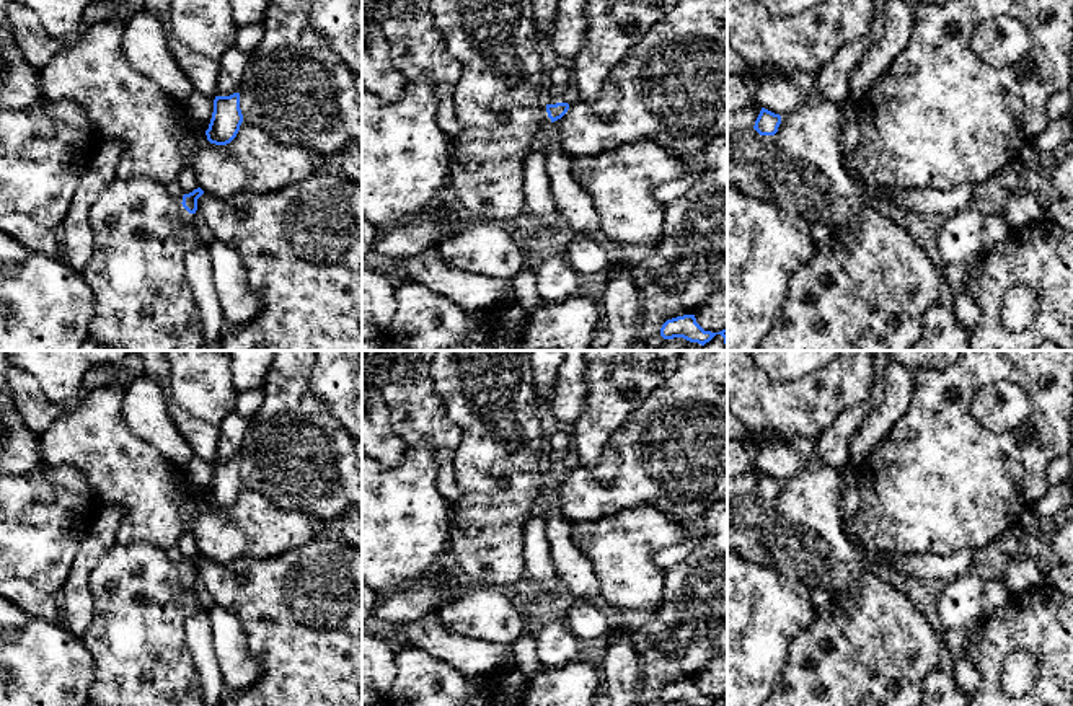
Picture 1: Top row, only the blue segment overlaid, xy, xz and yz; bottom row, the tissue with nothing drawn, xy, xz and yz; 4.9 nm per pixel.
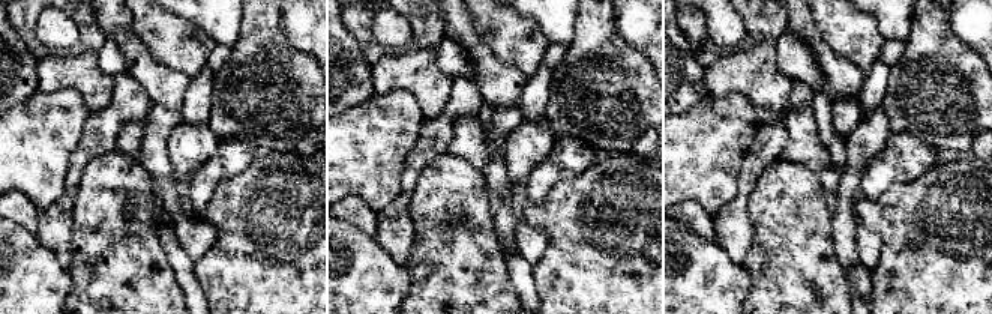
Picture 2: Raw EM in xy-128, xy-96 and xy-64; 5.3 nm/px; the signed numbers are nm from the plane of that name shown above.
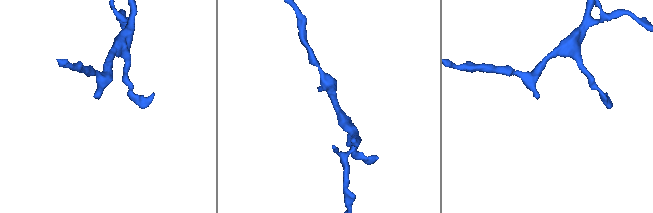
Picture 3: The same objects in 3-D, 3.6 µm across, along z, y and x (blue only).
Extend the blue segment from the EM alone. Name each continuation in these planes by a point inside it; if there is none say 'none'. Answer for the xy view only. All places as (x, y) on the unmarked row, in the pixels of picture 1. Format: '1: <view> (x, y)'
1: xy (198, 631)

